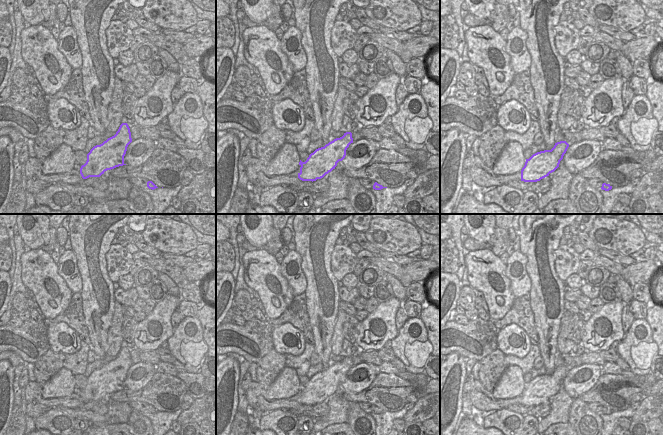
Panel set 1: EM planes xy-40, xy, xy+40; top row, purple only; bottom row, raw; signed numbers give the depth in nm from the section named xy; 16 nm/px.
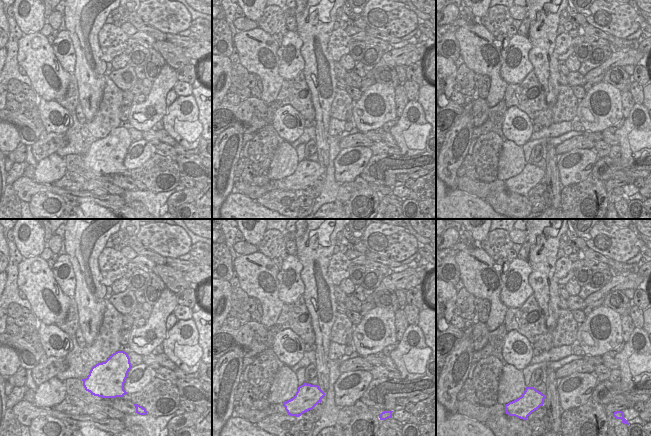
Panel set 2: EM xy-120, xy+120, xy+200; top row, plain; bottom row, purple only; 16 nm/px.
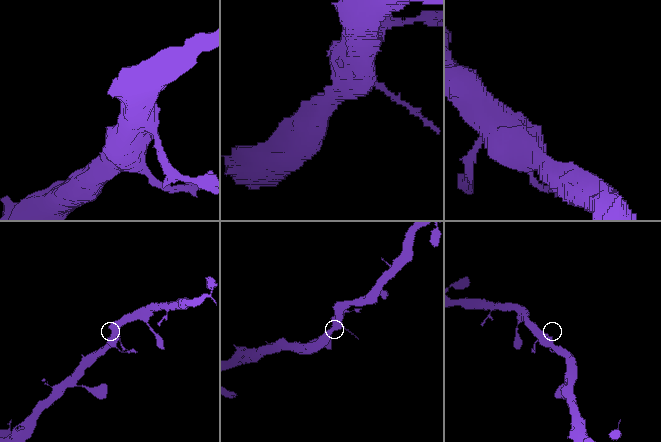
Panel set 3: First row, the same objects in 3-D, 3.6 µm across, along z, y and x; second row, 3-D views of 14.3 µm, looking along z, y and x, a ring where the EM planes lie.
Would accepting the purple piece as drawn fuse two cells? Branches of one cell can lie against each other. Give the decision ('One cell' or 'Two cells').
One cell

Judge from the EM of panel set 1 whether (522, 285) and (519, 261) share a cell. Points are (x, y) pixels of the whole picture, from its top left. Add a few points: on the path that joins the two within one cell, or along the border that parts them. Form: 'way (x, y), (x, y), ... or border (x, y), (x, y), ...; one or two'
way (519, 279), (516, 275), (516, 265); one

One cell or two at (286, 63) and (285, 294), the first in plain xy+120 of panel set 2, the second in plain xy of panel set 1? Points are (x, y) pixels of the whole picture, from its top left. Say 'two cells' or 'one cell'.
two cells

